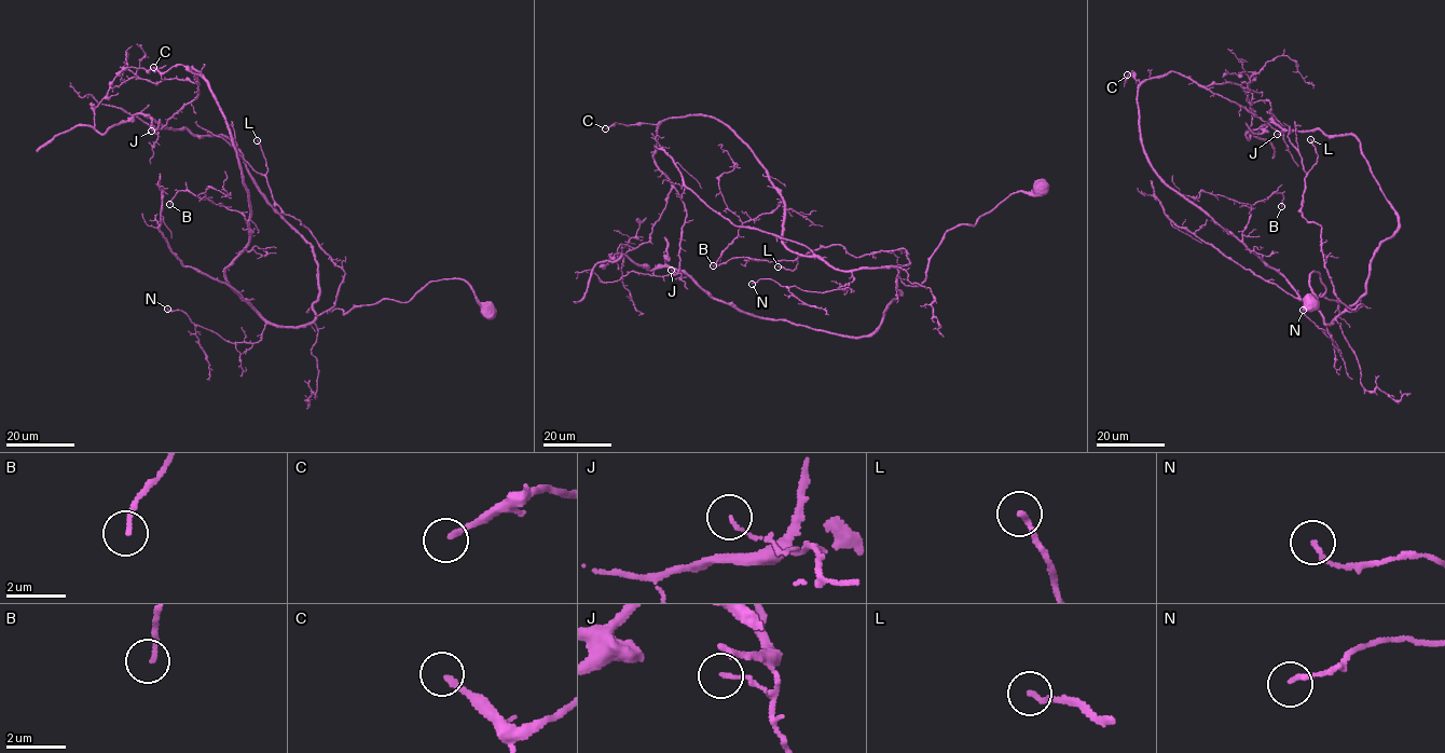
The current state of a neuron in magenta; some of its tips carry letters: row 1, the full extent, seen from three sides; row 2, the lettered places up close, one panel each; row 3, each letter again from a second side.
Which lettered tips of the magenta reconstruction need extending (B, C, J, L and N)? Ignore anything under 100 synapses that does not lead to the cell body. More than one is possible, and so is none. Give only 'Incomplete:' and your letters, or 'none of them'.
Incomplete: none of them

